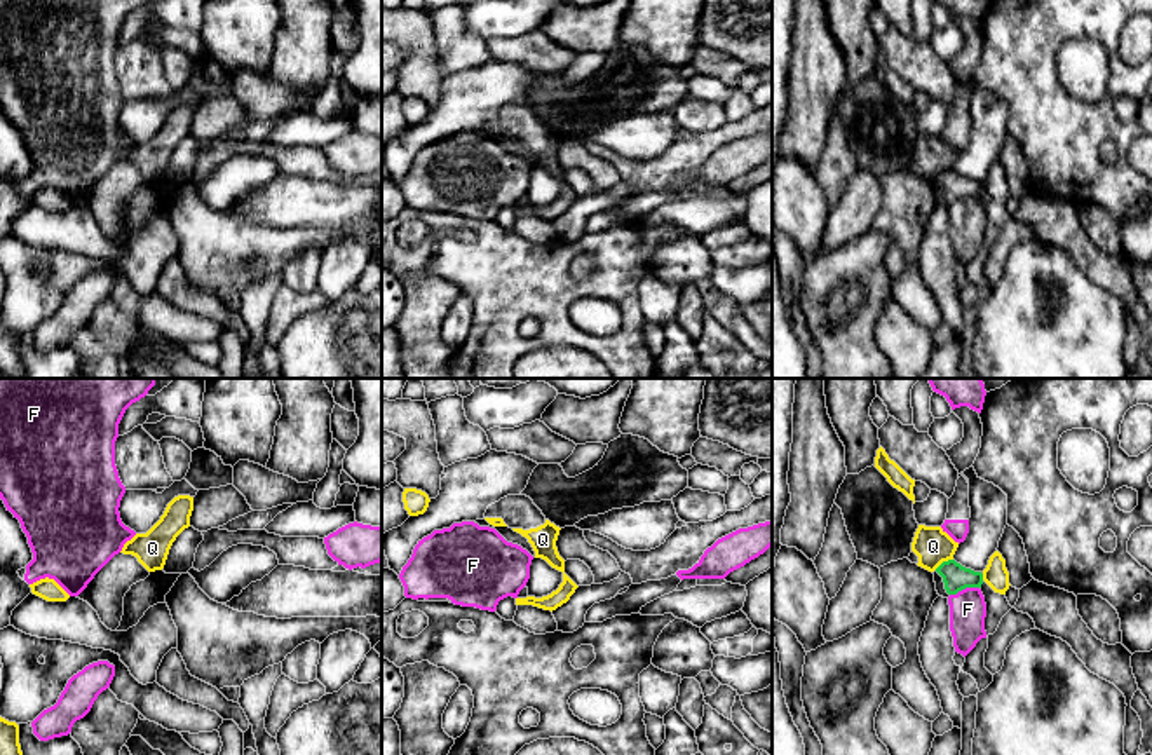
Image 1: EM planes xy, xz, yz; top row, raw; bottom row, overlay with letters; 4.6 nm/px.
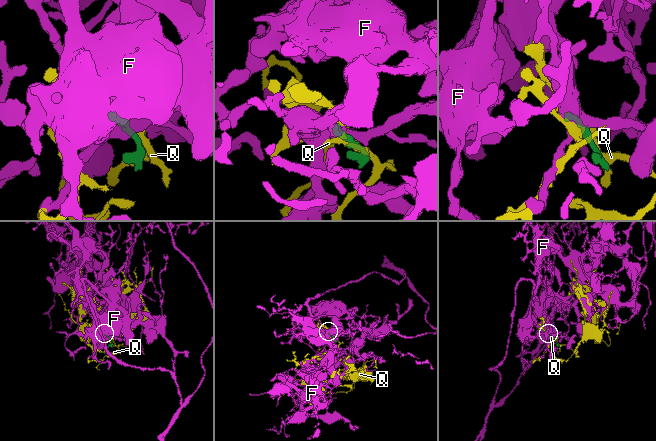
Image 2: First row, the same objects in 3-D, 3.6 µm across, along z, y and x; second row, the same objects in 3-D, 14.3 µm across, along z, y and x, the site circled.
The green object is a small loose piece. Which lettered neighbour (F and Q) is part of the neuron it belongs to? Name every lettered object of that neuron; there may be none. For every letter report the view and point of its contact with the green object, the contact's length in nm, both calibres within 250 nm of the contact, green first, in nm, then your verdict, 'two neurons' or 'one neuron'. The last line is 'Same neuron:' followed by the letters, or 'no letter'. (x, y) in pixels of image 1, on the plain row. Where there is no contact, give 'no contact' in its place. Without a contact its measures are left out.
F: yz (964, 197) | 140 nm | 120/170 nm | two neurons
Q: yz (943, 171) | 100 nm | 120/170 nm | two neurons
Same neuron: no letter

